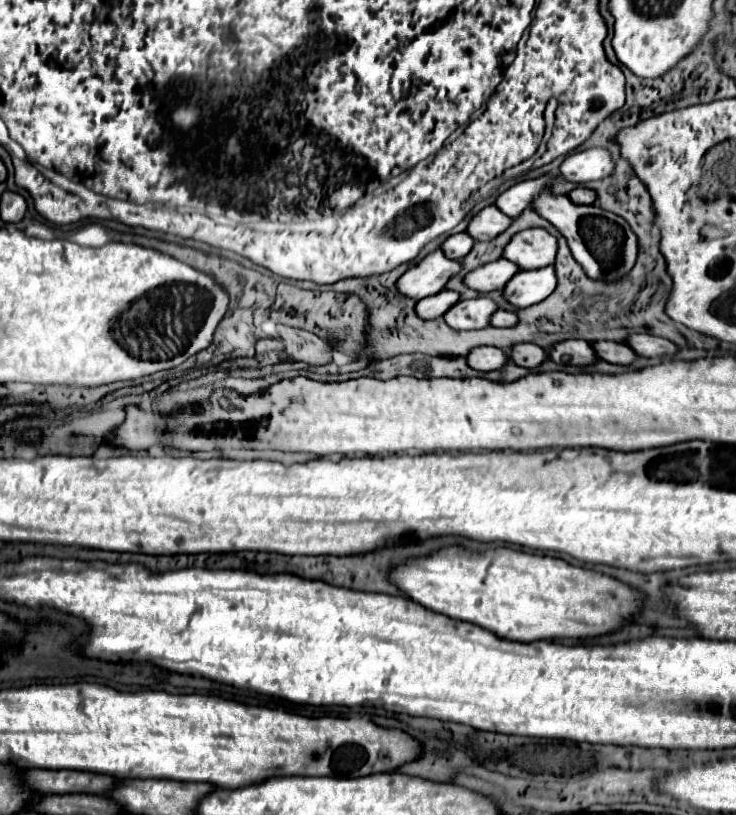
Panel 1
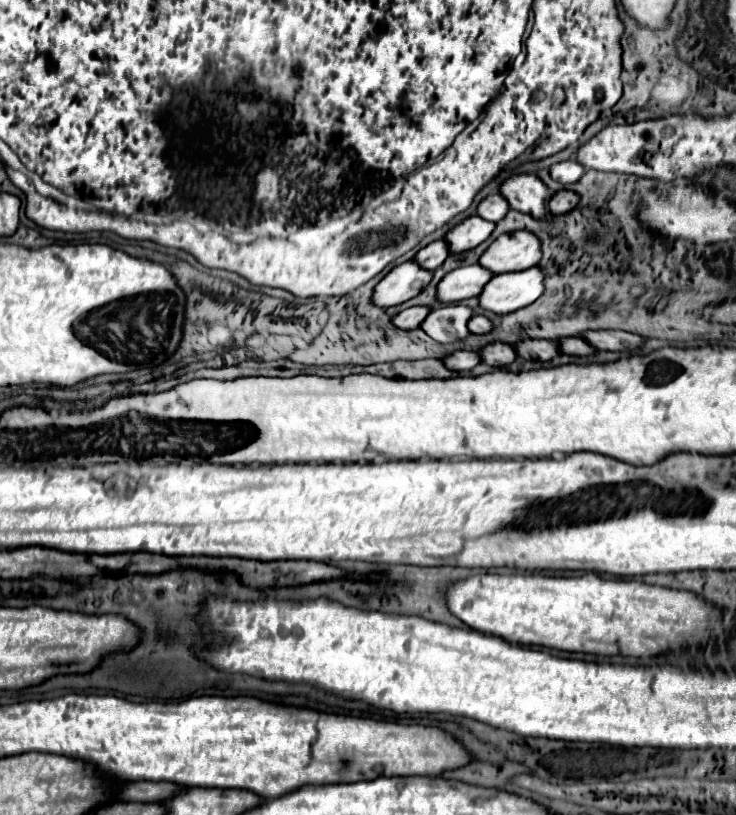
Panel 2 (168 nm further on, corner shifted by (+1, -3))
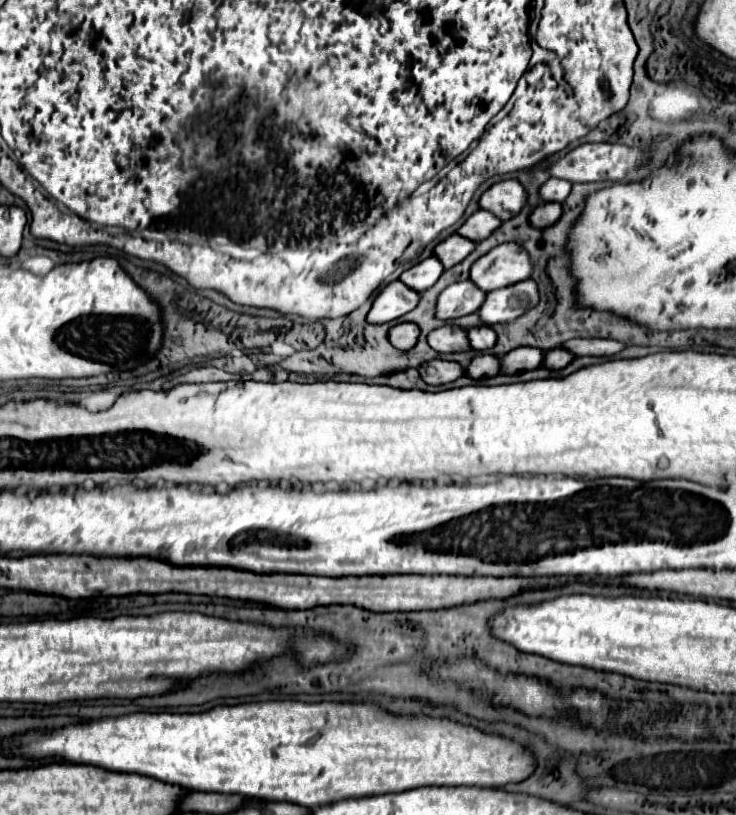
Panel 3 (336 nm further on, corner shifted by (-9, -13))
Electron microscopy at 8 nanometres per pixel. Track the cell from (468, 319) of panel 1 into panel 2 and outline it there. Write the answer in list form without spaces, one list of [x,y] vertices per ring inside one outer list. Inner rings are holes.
[[[448,304],[438,310],[432,310],[426,320],[422,322],[422,330],[440,344],[450,344],[464,340],[468,330],[468,320],[472,316],[472,310],[462,304]]]

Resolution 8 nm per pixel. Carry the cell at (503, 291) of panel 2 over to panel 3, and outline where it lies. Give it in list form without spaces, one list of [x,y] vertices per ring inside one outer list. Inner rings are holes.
[[[532,278],[516,282],[508,288],[500,288],[486,296],[486,302],[480,306],[478,314],[484,324],[492,326],[498,322],[510,322],[524,316],[532,306],[540,302],[538,286]]]

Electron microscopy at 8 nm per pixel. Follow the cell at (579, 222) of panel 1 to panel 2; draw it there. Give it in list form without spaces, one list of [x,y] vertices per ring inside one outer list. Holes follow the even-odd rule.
[[[514,174],[500,184],[500,194],[508,206],[518,212],[526,212],[534,218],[552,218],[546,212],[546,196],[550,190],[534,174]]]

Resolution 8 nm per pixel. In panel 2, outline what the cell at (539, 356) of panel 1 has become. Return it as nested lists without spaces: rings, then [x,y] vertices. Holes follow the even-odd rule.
[[[488,344],[478,354],[480,354],[480,362],[492,368],[504,368],[516,360],[516,352],[510,344]]]

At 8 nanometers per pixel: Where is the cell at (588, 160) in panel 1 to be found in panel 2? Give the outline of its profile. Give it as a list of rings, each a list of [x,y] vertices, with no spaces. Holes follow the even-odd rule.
[[[566,160],[566,162],[558,162],[558,164],[550,166],[550,178],[560,182],[560,184],[578,182],[584,172],[586,170],[578,162],[574,162],[574,160]]]

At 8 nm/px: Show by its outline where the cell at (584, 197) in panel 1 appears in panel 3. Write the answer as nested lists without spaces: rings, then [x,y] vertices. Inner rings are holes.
[[[546,202],[546,204],[540,204],[540,206],[536,206],[532,210],[530,222],[536,228],[546,228],[546,226],[552,226],[552,222],[560,220],[562,214],[564,214],[562,204],[558,204],[558,202]]]

